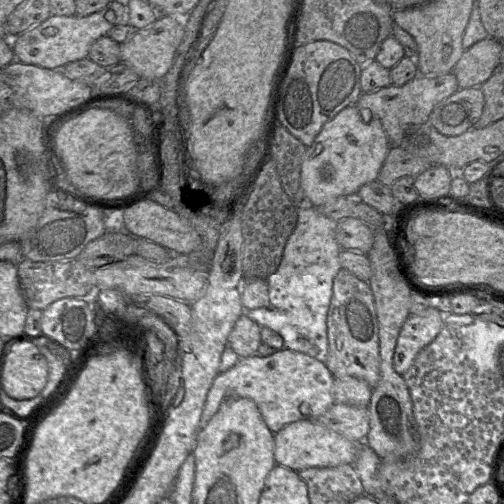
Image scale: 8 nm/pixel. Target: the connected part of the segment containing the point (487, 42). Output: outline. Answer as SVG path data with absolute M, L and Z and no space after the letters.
M487 37L464 50L452 71L460 89L481 87L489 79L500 63L502 43Z

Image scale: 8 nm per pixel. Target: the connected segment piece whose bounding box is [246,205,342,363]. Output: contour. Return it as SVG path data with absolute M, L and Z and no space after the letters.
M314 205L298 206L296 226L289 236L279 266L266 278L269 287L269 302L266 306L246 310L247 316L258 325L278 332L284 347L307 354L323 363L328 355L327 314L333 290L333 280L341 268L339 253L342 250L335 239L337 221L320 213Z

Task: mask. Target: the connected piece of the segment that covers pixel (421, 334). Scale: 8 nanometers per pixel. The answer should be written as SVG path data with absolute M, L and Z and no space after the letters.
M435 307L410 315L404 322L397 338L393 367L403 375L413 364L419 352L439 334L444 317Z

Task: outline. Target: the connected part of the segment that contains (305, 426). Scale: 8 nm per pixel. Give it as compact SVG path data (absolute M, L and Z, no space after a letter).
M316 419L293 422L274 434L276 464L294 471L312 467L326 468L344 464L354 465L358 456L359 444L365 443L352 442L319 423Z

